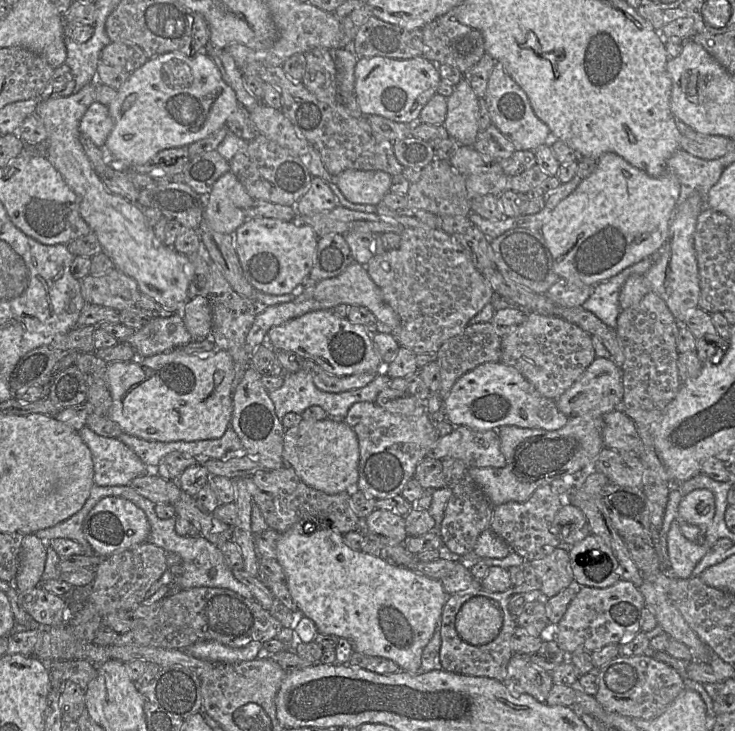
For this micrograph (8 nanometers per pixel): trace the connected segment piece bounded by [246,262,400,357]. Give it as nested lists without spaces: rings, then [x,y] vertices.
[[[352,263],[340,275],[320,280],[313,287],[307,288],[292,301],[274,306],[266,306],[256,315],[246,338],[246,352],[252,357],[255,350],[266,343],[268,331],[291,319],[316,310],[332,310],[339,304],[360,305],[369,309],[384,326],[395,329],[400,320],[397,313],[383,300],[379,287],[370,278],[366,266]]]

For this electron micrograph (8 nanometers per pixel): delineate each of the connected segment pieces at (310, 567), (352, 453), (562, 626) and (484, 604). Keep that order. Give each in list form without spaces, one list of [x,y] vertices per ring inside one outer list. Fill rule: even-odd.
[[[296,523],[285,532],[280,533],[276,546],[276,559],[283,569],[285,583],[290,591],[292,599],[297,604],[298,609],[314,622],[318,632],[335,635],[349,640],[353,647],[353,651],[367,656],[377,656],[390,659],[396,662],[402,671],[407,671],[413,674],[424,673],[421,670],[423,649],[433,637],[436,628],[438,627],[440,629],[442,611],[449,596],[444,590],[441,581],[430,578],[409,568],[390,563],[379,556],[376,557],[362,551],[354,551],[344,543],[343,534],[338,531],[333,531],[330,528],[317,529],[310,534],[306,534],[303,528],[304,524],[305,523]]]
[[[330,418],[324,420],[301,419],[295,426],[286,429],[283,444],[283,460],[308,486],[326,494],[352,493],[358,482],[359,443],[354,430],[343,421]]]
[[[619,579],[606,588],[582,586],[556,625],[555,641],[567,656],[576,651],[592,653],[609,644],[620,644],[640,632],[644,599],[632,582]]]
[[[484,596],[466,601],[455,619],[455,628],[461,639],[474,646],[494,640],[503,624],[500,604]]]

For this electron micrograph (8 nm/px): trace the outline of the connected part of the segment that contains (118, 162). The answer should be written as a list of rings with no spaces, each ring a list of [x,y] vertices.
[[[180,52],[160,54],[149,58],[143,66],[133,71],[117,89],[116,97],[108,105],[114,126],[105,146],[101,148],[109,158],[108,166],[116,170],[142,165],[164,149],[188,146],[210,136],[226,126],[228,118],[239,105],[235,91],[223,80],[208,55],[185,56]]]

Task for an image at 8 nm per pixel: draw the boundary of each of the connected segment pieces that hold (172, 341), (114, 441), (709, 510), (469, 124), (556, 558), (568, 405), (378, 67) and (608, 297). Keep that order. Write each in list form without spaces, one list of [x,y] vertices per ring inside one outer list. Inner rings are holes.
[[[176,313],[166,318],[152,318],[147,325],[123,341],[134,348],[137,357],[147,358],[181,348],[193,340],[182,313]]]
[[[87,426],[78,434],[92,455],[95,485],[129,486],[133,479],[147,474],[148,467],[117,438],[99,436]]]
[[[696,489],[681,498],[678,520],[688,524],[707,526],[715,515],[715,497],[708,489]]]
[[[462,80],[447,98],[447,115],[444,128],[449,136],[461,146],[473,146],[479,133],[478,97],[470,84]]]
[[[559,546],[542,558],[529,562],[541,582],[540,595],[543,599],[551,598],[568,586],[574,585],[569,548]]]
[[[596,357],[573,385],[554,399],[557,408],[567,416],[563,427],[551,431],[515,425],[495,428],[506,465],[501,468],[470,467],[466,476],[481,487],[493,506],[498,506],[507,502],[525,502],[540,486],[550,485],[565,475],[587,472],[604,447],[603,416],[621,409],[623,394],[622,369],[611,358]]]
[[[424,56],[410,59],[359,58],[355,67],[355,96],[362,114],[378,115],[395,122],[412,123],[437,93],[441,77],[438,65]]]
[[[652,257],[644,258],[608,280],[596,284],[582,308],[593,313],[608,327],[616,329],[617,318],[621,312],[619,295],[625,281],[633,274],[645,275],[654,263]]]

